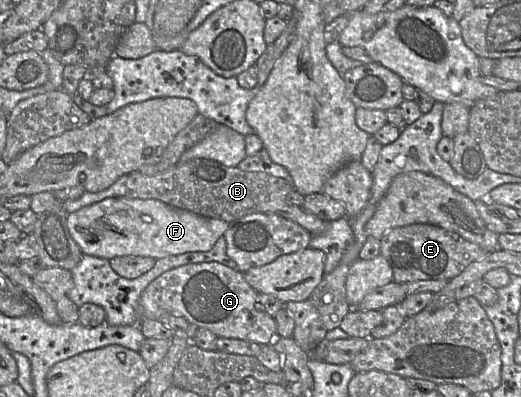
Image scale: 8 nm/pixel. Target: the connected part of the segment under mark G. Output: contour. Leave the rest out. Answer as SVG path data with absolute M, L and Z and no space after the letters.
M202 262L182 265L170 269L154 279L140 297L142 318L156 320L167 312L175 317L182 317L199 328L205 328L218 337L252 341L268 345L277 336L277 326L273 317L265 312L264 307L256 302L257 292L245 280L242 272L231 269L219 262Z

